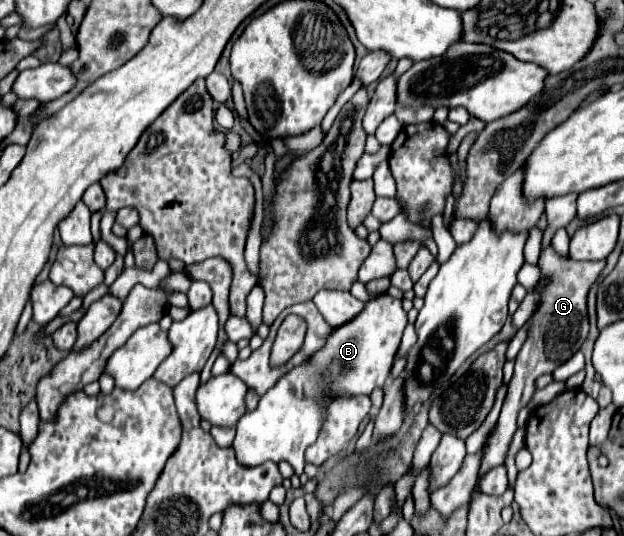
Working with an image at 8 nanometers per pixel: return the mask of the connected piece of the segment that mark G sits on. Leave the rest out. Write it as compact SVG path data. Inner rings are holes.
M550 246L542 252L540 262L538 262L542 276L550 276L550 284L544 288L542 292L542 300L532 316L532 324L530 324L530 332L528 338L520 350L520 354L516 356L516 366L514 366L514 376L510 380L508 386L508 394L498 418L498 424L488 440L486 446L486 456L482 460L482 468L480 474L488 472L492 466L502 464L504 456L506 456L506 446L512 440L512 434L516 432L516 416L518 410L524 408L530 400L530 396L534 394L534 382L538 376L542 374L552 374L558 366L562 366L568 358L572 358L582 342L588 336L588 316L586 316L586 296L588 296L588 288L596 282L598 274L602 272L602 268L606 266L606 260L602 262L576 262L576 260L568 260L568 258L560 258Z

